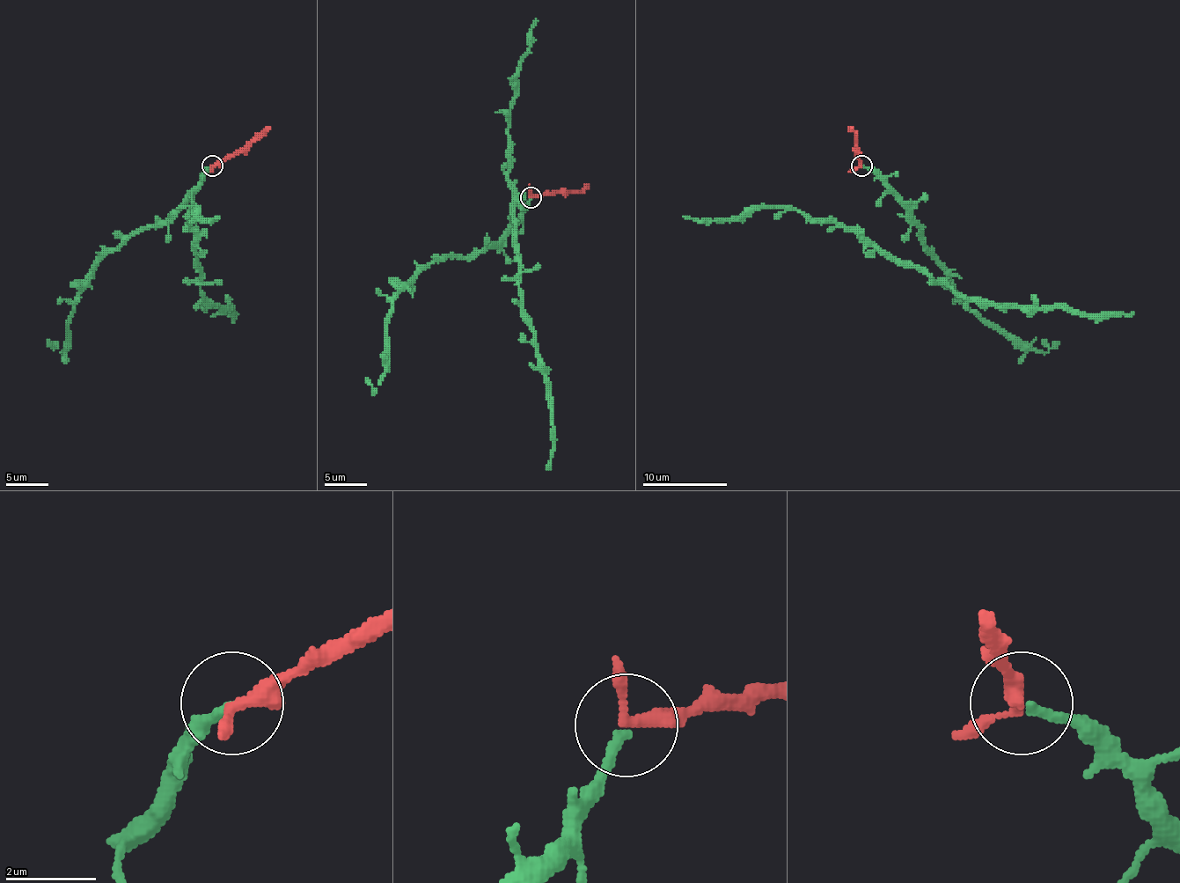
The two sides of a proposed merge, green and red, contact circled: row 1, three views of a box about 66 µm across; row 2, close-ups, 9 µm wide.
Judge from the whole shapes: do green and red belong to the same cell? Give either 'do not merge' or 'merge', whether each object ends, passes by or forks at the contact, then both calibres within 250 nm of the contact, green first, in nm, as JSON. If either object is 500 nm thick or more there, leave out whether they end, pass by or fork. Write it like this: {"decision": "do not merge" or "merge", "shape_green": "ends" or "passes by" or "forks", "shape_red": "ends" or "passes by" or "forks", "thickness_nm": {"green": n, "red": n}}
{"decision": "merge", "shape_green": "ends", "shape_red": "passes by", "thickness_nm": {"green": 220, "red": 260}}

